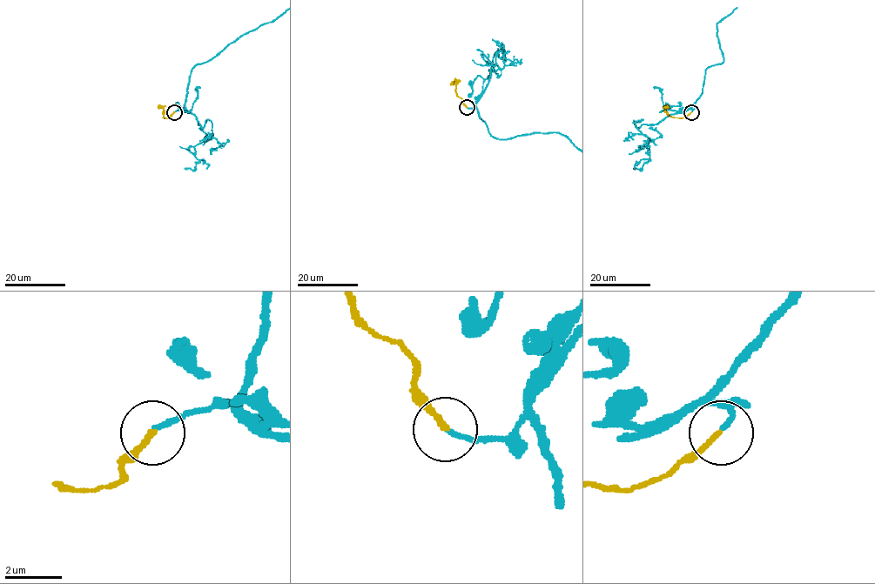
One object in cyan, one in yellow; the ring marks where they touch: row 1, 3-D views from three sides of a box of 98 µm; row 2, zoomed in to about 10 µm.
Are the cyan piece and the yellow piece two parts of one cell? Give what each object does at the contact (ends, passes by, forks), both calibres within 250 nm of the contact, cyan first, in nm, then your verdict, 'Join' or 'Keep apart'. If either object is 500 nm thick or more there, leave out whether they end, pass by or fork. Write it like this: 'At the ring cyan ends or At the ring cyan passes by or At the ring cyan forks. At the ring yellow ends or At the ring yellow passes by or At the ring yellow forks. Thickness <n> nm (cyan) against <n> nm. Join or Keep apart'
At the ring cyan ends. At the ring yellow ends. Thickness 160 nm (cyan) against 190 nm. Join

